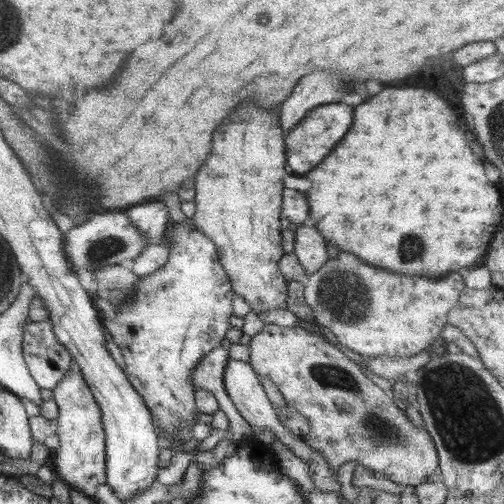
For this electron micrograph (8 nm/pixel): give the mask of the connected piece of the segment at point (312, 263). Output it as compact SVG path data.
M299 225L295 230L294 254L298 257L300 264L305 268L306 274L312 276L316 270L329 259L326 249L327 240L324 235L310 226Z

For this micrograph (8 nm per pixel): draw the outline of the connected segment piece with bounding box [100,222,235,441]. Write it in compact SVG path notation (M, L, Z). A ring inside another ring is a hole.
M172 222L165 232L165 244L169 255L164 266L158 267L153 274L142 278L133 295L119 308L115 309L116 317L109 319L100 313L103 326L113 336L124 358L122 370L126 378L134 386L134 390L142 396L148 410L160 419L161 432L169 434L175 440L181 440L177 430L182 422L197 423L199 412L195 401L195 386L192 373L199 363L213 348L220 346L226 333L230 330L230 318L233 314L232 284L220 264L217 246L198 227L188 223Z

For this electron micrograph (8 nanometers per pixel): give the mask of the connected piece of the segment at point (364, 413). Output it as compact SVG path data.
M265 322L262 331L251 337L248 348L248 363L258 376L273 380L287 404L310 422L306 443L323 455L333 472L337 472L345 462L353 460L358 462L359 469L366 467L375 473L385 474L392 482L405 487L424 484L440 472L436 445L427 429L414 426L406 412L394 403L392 395L372 382L362 371L362 366L346 356L334 342L326 341L322 335L302 327L284 328Z

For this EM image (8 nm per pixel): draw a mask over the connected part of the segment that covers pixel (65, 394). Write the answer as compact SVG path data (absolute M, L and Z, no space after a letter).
M76 368L68 371L52 392L59 406L56 418L58 428L54 432L60 437L60 445L51 451L50 466L70 488L95 498L98 487L106 484L105 430L100 407L93 390L84 381L81 371Z

